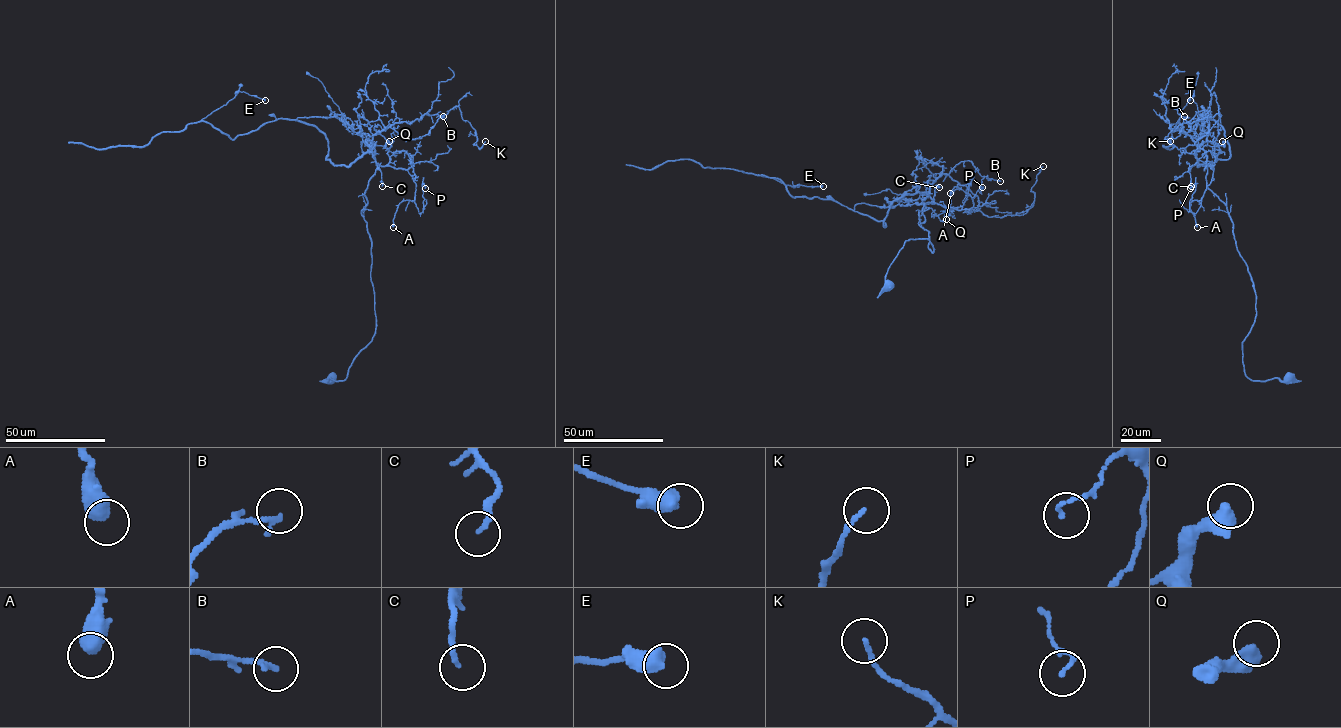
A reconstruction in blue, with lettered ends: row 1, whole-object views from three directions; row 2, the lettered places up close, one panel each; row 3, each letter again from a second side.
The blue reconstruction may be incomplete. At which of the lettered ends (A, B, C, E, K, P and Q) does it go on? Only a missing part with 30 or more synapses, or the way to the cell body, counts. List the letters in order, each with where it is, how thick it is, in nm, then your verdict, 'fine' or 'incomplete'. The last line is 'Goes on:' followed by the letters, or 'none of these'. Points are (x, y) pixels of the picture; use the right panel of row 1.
A: place (1197, 227); calibre 550 nm; fine
B: place (1184, 116); calibre 180 nm; fine
C: place (1191, 186); calibre 180 nm; fine
E: place (1190, 100); calibre 600 nm; fine
K: place (1170, 141); calibre 130 nm; fine
P: place (1190, 188); calibre 110 nm; fine
Q: place (1222, 141); calibre 550 nm; fine
Goes on: none of these

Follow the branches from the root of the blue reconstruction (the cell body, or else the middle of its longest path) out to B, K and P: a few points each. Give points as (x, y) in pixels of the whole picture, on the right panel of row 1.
B: (1287, 376), (1245, 373), (1254, 285), (1227, 207), (1206, 186), (1206, 153), (1177, 127), (1164, 139), (1184, 116)
K: (1287, 376), (1245, 373), (1254, 285), (1206, 153), (1178, 129), (1219, 106), (1193, 145), (1170, 141)
P: (1287, 376), (1246, 375), (1254, 285), (1227, 207), (1206, 186), (1206, 165), (1213, 168), (1195, 213), (1190, 188)

